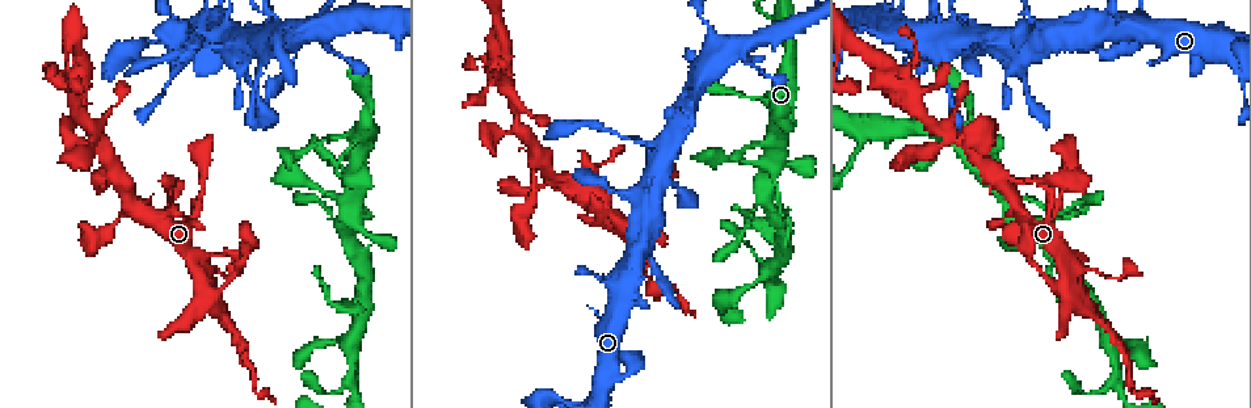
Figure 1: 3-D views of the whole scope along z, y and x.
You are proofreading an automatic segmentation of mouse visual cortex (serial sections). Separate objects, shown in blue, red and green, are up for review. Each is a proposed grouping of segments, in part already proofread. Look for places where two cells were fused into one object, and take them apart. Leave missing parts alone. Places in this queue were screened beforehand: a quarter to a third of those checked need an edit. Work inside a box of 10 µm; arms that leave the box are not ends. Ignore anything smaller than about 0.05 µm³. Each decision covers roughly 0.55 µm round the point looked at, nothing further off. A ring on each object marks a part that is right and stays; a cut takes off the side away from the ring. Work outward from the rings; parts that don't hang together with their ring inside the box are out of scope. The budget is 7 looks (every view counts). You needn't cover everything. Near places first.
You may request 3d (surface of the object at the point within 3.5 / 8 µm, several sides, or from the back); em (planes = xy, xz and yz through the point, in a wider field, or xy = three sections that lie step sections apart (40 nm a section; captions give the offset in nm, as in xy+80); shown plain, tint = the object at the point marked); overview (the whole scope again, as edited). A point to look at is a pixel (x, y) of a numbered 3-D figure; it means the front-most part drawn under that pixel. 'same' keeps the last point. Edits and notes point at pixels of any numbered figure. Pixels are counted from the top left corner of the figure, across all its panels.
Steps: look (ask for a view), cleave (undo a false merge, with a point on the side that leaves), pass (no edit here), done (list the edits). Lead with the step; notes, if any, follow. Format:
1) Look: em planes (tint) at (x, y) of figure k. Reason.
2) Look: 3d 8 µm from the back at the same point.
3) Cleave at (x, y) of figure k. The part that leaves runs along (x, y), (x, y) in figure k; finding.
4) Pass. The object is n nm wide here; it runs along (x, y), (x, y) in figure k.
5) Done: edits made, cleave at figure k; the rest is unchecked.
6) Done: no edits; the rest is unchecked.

Look: 3d 3.5 µm at (219, 316) of figure 1.

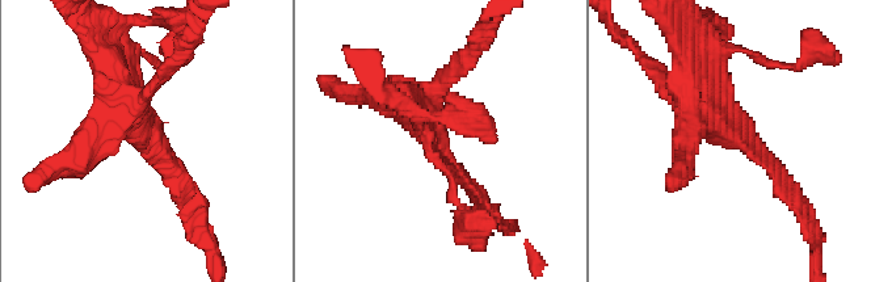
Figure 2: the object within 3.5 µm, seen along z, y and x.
Look: em xy step 5 (tint) at (440, 154) of figure 2. The arms are 200, 450 nm wide; now the EM.

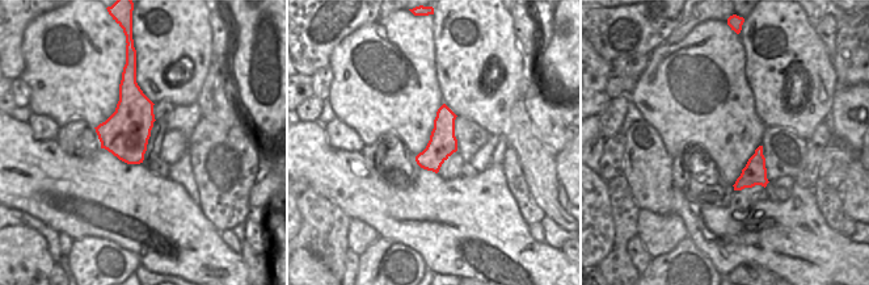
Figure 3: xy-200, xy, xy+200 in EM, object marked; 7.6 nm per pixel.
Look: em xy step 1 (tint) at the same point.

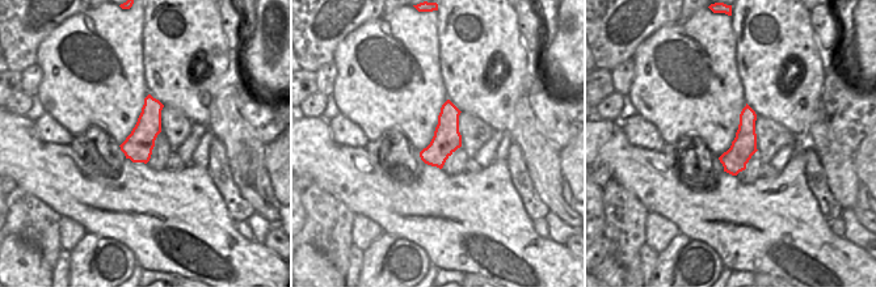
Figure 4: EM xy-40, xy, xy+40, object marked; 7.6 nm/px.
Pass. It runs along (748, 110), (745, 144), (732, 171) in figure 4; all the same cell.

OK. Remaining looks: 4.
Look: 3d 3.5 µm from the back at (346, 380) of figure 1. Sudden change in width.

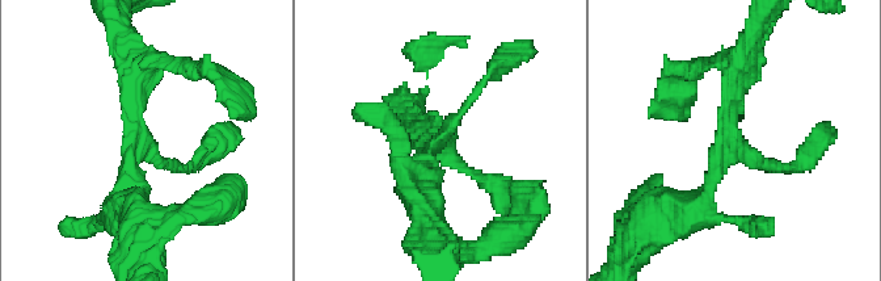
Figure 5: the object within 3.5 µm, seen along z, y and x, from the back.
Look: em xy step 2 (tint) at (738, 144) of figure 5. Shape alone is not enough.

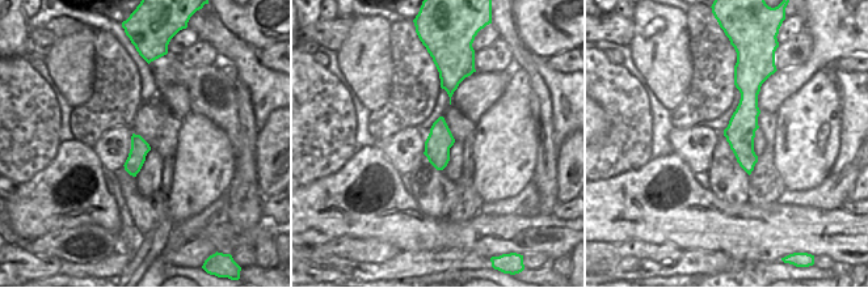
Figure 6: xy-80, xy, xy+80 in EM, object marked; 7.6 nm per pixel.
Pass. Continuous, no second cell.

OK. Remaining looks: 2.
Look: 3d 3.5 µm at (951, 137) of figure 1. Four arms meet.

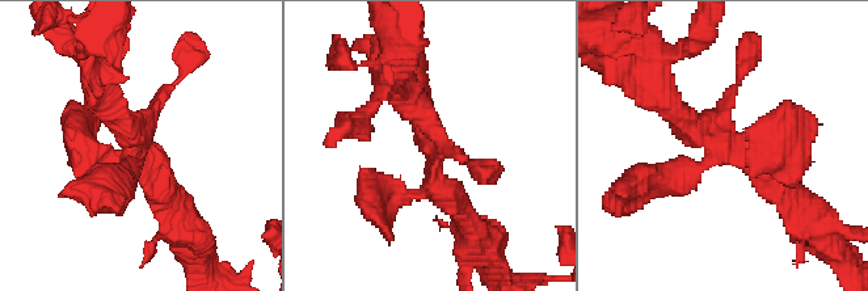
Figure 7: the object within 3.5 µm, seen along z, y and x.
Look: em xy step 5 (tint) at (724, 142) of figure 7. Now the EM.

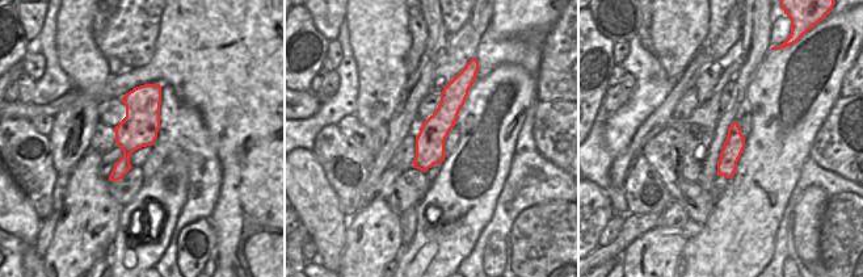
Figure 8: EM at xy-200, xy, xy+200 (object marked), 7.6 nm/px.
Pass. One cell here.

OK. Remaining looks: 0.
Done: no edits; the rest is unchecked.

